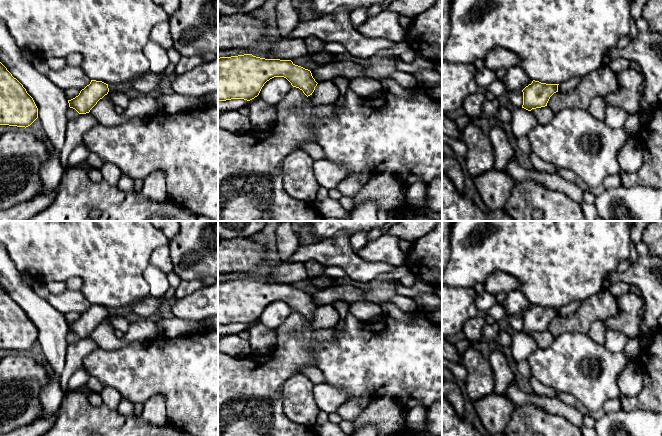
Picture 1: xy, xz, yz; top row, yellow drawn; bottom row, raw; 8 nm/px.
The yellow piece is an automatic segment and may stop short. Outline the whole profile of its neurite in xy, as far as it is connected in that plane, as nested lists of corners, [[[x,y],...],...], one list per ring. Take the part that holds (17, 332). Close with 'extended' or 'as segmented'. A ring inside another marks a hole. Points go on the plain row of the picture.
[[[0,286],[0,349],[26,352],[37,342],[33,322]]]; as segmented

